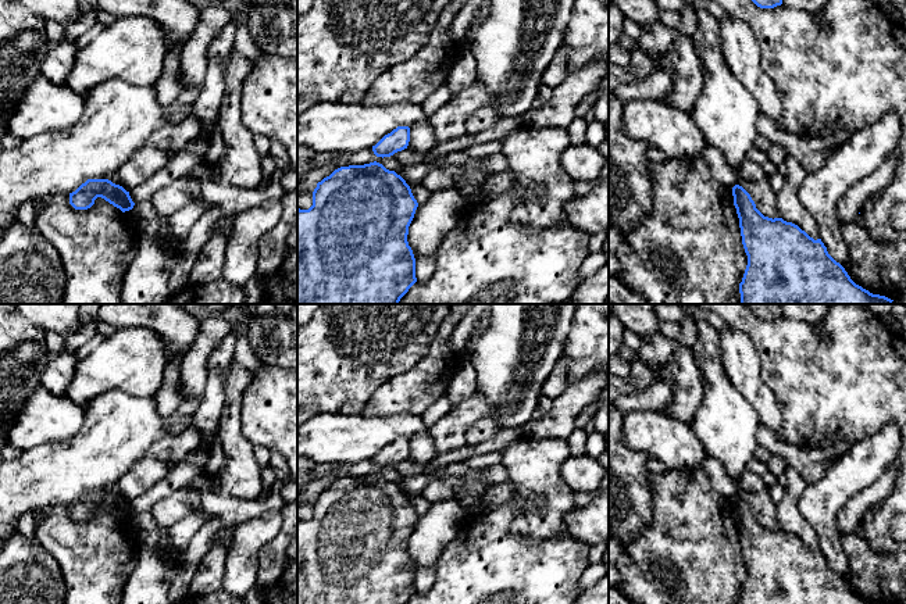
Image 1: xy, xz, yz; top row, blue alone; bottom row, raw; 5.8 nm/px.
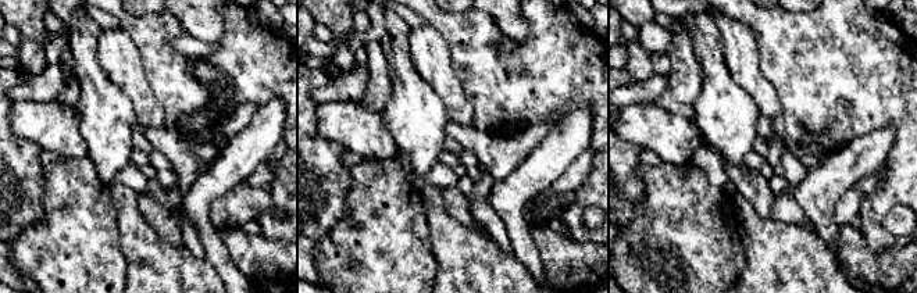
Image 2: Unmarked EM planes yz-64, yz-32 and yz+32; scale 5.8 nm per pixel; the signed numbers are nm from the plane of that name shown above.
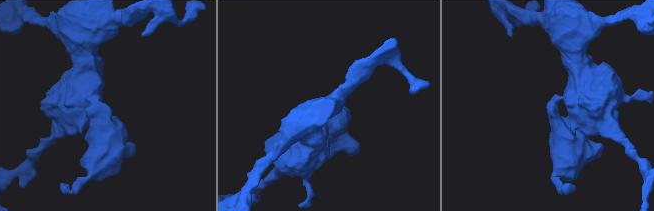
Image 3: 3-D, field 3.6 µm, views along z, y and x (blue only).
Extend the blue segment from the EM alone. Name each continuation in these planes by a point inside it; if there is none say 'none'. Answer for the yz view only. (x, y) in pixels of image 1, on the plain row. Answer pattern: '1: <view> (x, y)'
none

